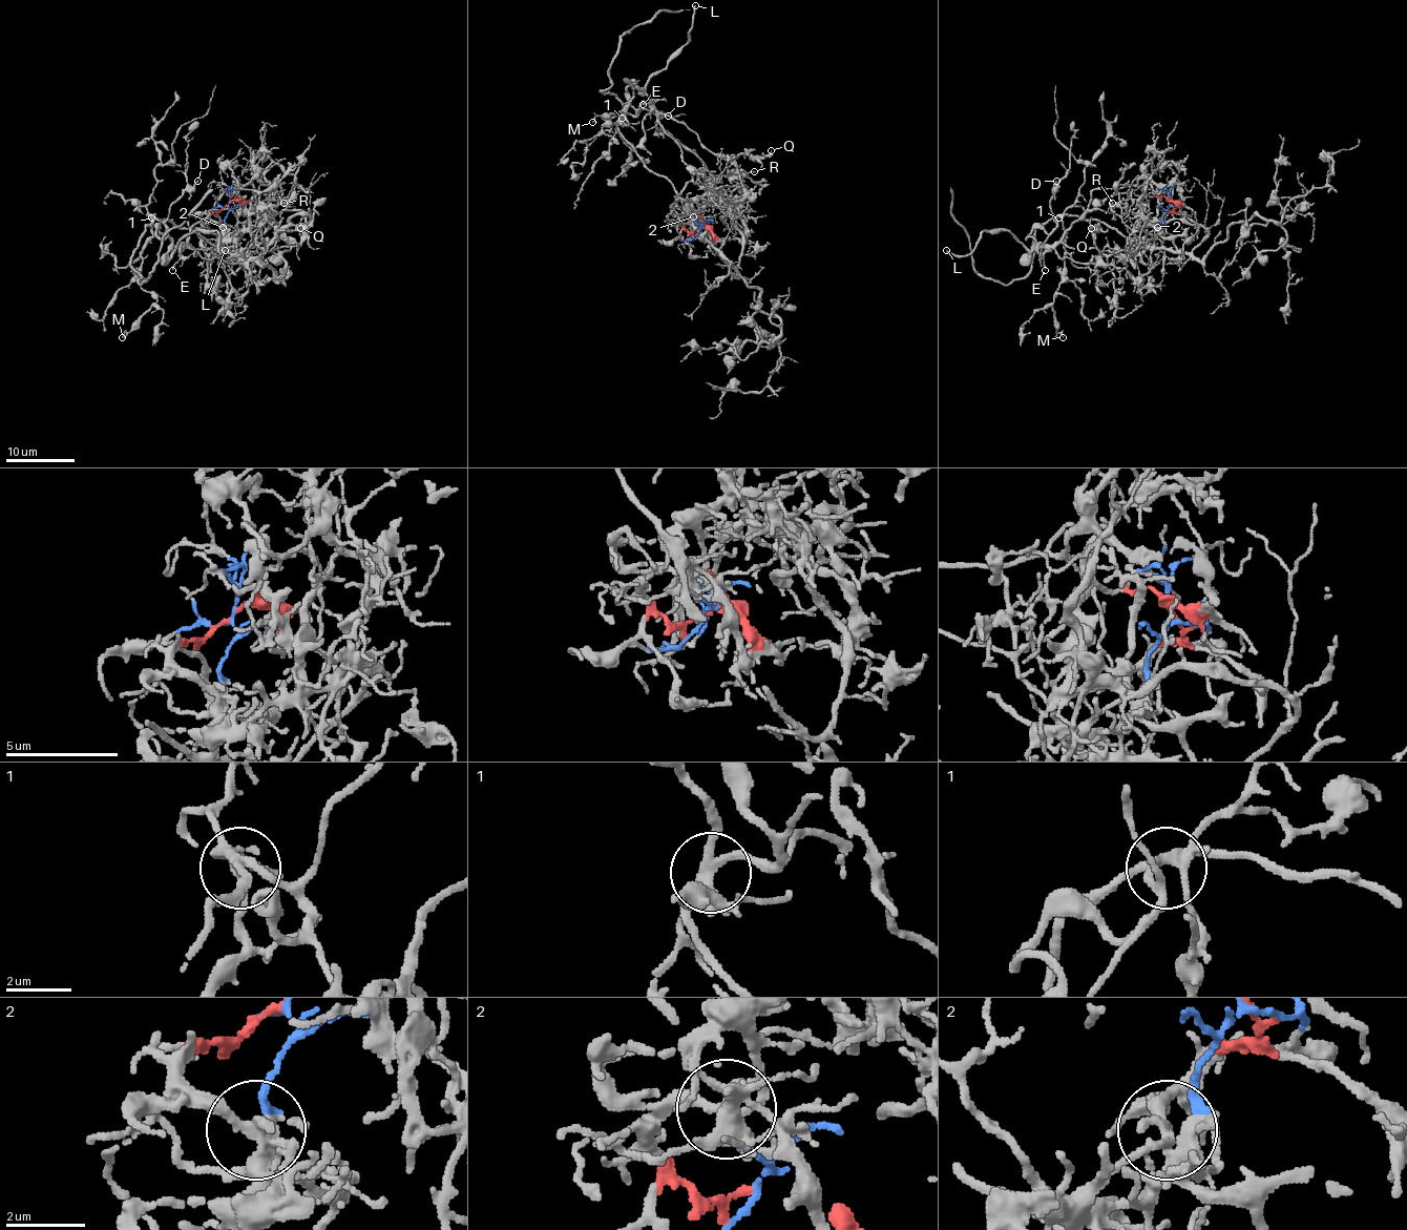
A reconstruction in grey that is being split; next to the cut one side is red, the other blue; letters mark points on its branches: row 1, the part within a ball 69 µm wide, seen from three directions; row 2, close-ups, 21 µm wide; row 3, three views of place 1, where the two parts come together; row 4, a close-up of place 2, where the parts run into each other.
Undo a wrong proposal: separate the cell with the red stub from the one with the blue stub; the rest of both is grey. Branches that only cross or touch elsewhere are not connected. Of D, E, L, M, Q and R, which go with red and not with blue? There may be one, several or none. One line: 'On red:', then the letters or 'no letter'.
On red: D, E, L, M, Q, R

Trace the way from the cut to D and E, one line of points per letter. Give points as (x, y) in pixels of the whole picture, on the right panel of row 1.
D: (1170, 204), (1153, 195), (1121, 214), (1090, 209), (1059, 241), (1042, 246), (1055, 227), (1050, 206), (1055, 180)
E: (1170, 204), (1164, 197), (1153, 195), (1121, 214), (1090, 209), (1044, 254), (1045, 270)

